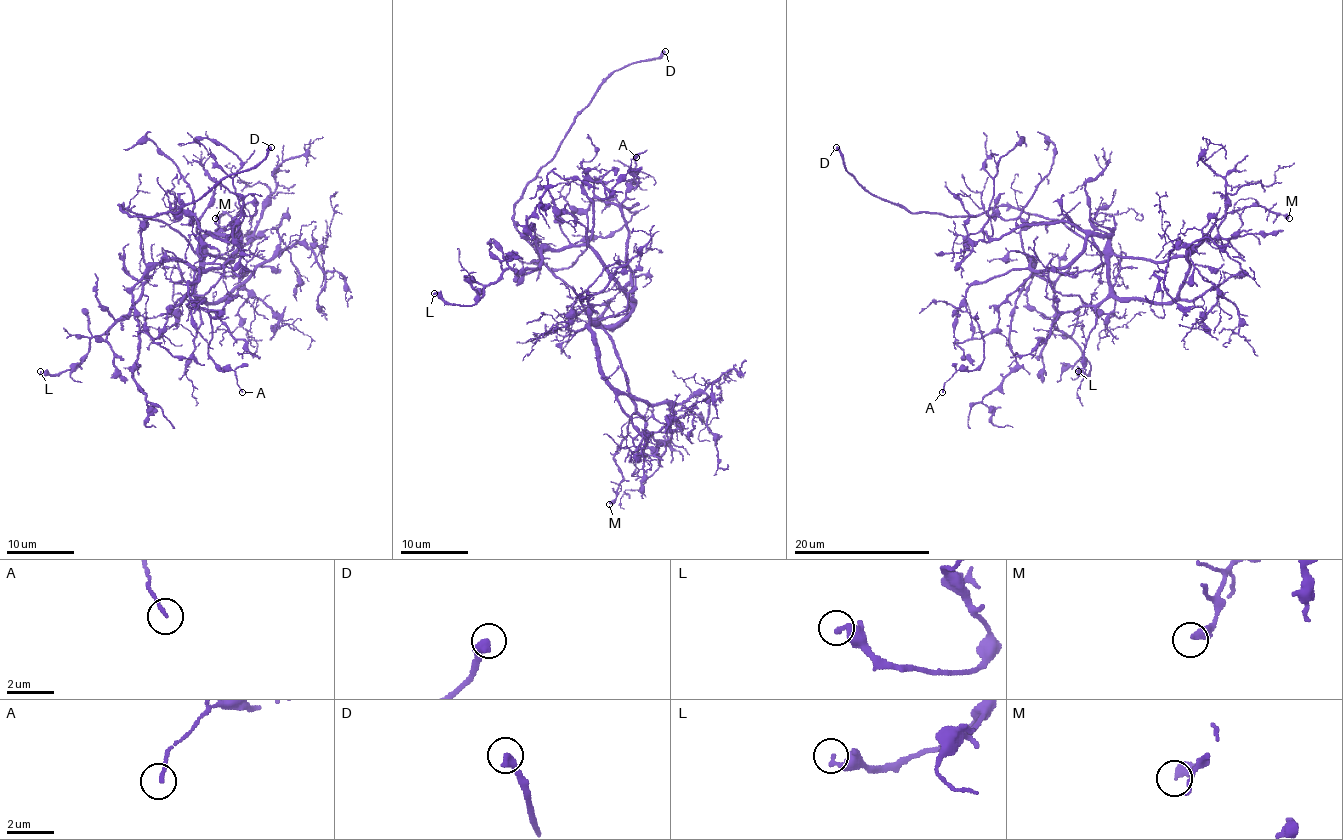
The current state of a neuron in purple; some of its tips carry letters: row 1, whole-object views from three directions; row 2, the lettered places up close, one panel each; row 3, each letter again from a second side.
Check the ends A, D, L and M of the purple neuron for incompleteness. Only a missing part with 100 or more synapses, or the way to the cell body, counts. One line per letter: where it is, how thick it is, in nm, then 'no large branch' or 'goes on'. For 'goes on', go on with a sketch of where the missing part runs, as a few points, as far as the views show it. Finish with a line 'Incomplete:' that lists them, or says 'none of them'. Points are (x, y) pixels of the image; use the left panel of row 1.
A: place (242, 392); calibre 120 nm; no large branch
D: place (271, 147); calibre 360 nm; goes on; course (271, 147), (310, 126), (325, 126), (329, 123), (325, 120)
L: place (40, 371); calibre 280 nm; no large branch
M: place (215, 218); calibre 440 nm; no large branch
Incomplete: D

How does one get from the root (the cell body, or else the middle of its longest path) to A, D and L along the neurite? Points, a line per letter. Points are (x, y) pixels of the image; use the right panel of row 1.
A: (1083, 239), (1057, 220), (1020, 232), (1033, 262), (967, 290), (984, 359), (959, 370), (942, 392)
D: (1083, 239), (1057, 220), (1016, 208), (911, 213), (870, 194), (846, 171), (836, 147)
L: (1083, 239), (1057, 220), (1020, 232), (1028, 264), (1052, 285), (1054, 325), (1090, 363), (1086, 375), (1078, 371)

